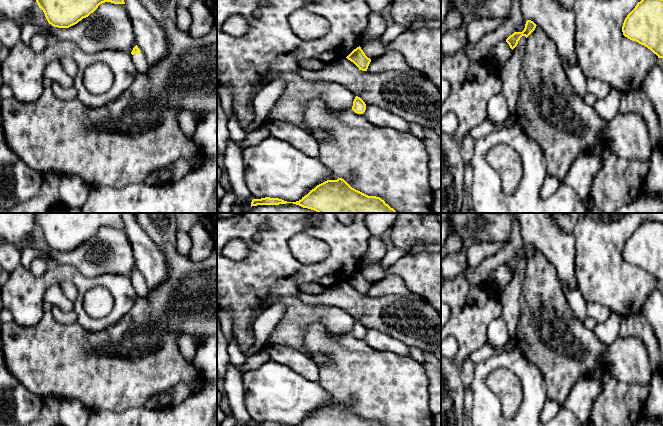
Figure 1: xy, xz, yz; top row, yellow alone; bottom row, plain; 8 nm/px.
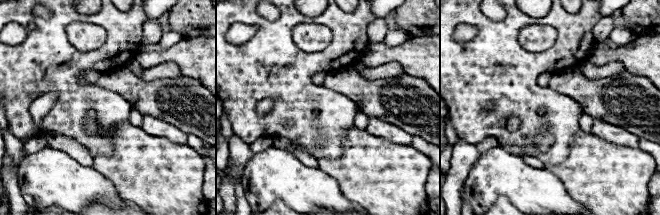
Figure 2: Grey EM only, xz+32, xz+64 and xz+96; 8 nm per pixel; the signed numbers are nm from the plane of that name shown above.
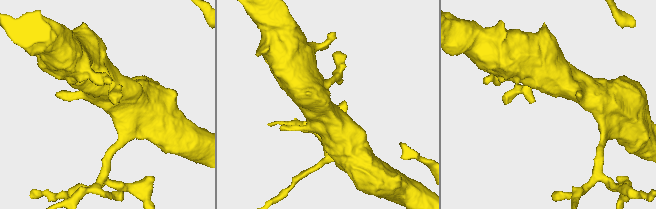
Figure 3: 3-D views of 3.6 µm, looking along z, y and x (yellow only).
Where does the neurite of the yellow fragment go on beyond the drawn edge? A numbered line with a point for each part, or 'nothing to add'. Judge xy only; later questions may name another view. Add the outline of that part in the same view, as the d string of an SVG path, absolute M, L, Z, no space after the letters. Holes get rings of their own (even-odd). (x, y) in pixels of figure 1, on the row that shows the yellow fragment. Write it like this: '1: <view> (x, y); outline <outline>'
1: xy (139, 60); outline M141 52L138 54L132 55L132 61L136 68L137 73L144 73L149 68L146 58Z

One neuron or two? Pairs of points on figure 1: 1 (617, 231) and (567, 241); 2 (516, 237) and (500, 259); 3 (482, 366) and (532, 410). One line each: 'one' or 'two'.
1: two
2: one
3: one

